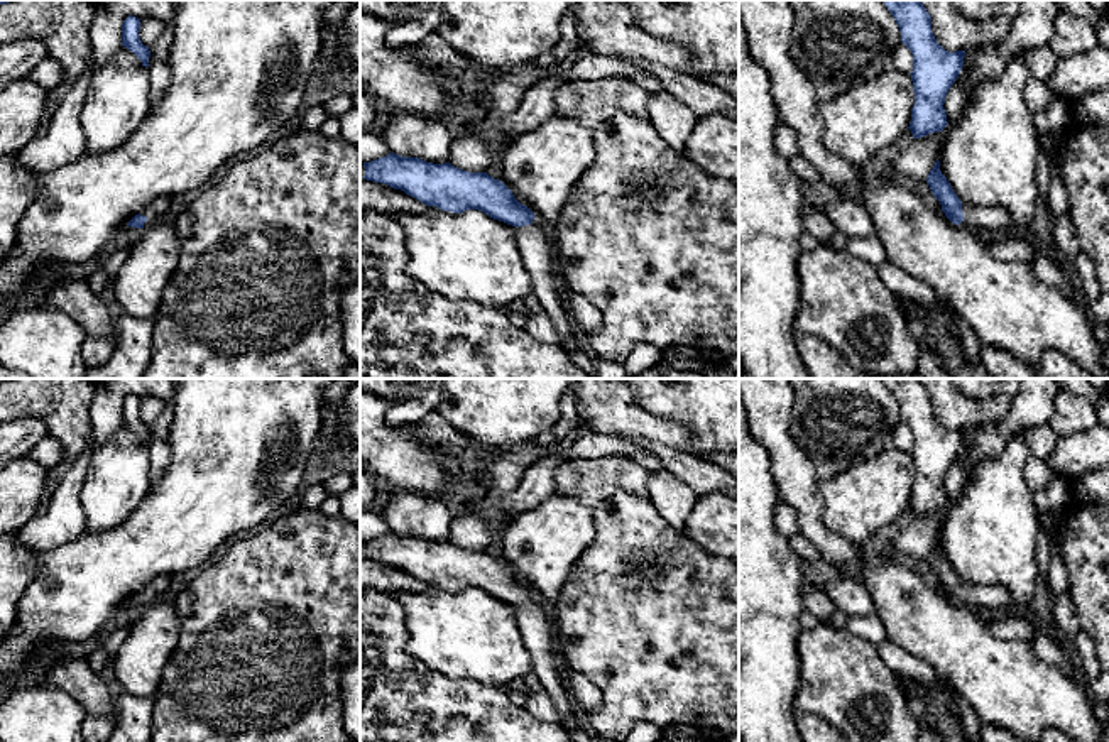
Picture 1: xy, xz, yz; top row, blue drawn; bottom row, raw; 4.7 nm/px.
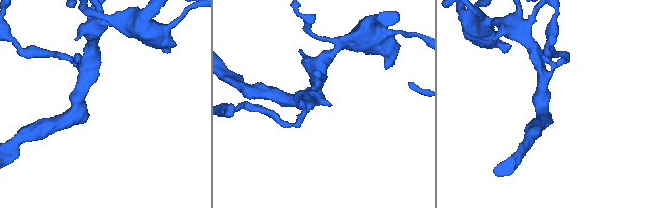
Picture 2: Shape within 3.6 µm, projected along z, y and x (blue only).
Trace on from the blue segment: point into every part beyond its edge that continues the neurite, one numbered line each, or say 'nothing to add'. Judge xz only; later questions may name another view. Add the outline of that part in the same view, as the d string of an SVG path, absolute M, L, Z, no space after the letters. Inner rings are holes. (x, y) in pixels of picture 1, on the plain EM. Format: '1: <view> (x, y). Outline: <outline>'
1: xz (535, 619). Outline: M531 602L517 605L519 629L533 657L533 671L541 688L551 696L560 715L560 723L568 730L580 730L575 713L576 703L565 685L565 663L560 652L551 608Z

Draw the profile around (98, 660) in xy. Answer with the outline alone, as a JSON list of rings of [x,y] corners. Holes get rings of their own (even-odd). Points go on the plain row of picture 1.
[[[105,647],[95,649],[88,657],[86,657],[88,666],[100,674],[108,674],[112,668],[112,659],[108,656],[108,651]]]

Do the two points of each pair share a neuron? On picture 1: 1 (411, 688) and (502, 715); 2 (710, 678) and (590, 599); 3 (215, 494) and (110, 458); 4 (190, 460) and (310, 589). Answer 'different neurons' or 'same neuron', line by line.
1: same neuron
2: same neuron
3: different neurons
4: different neurons

